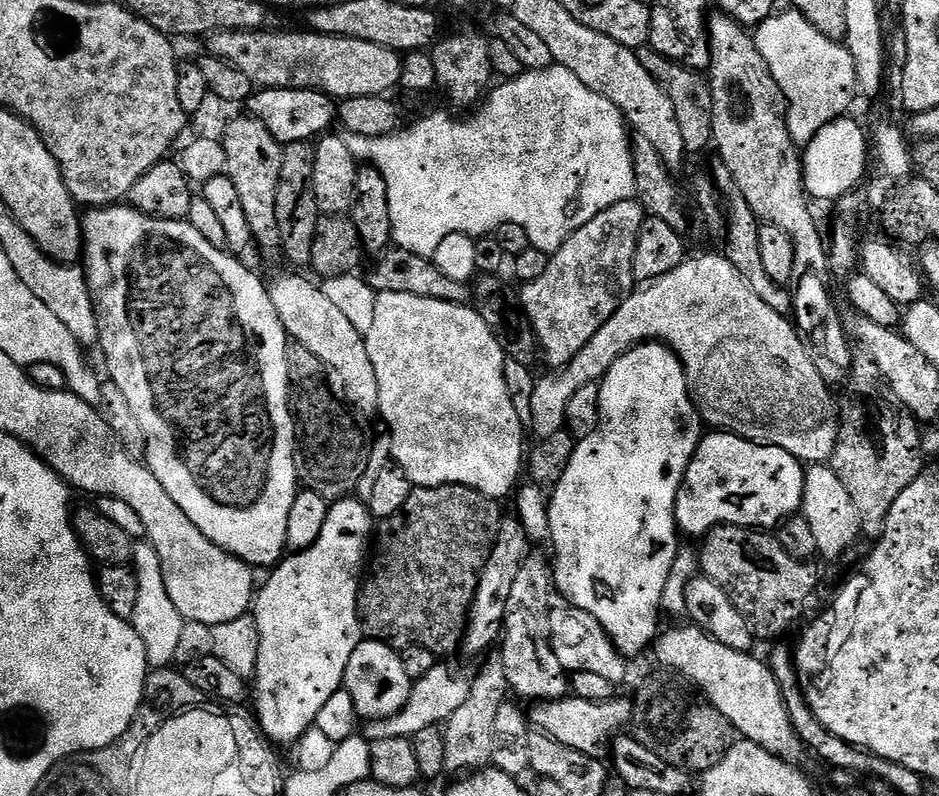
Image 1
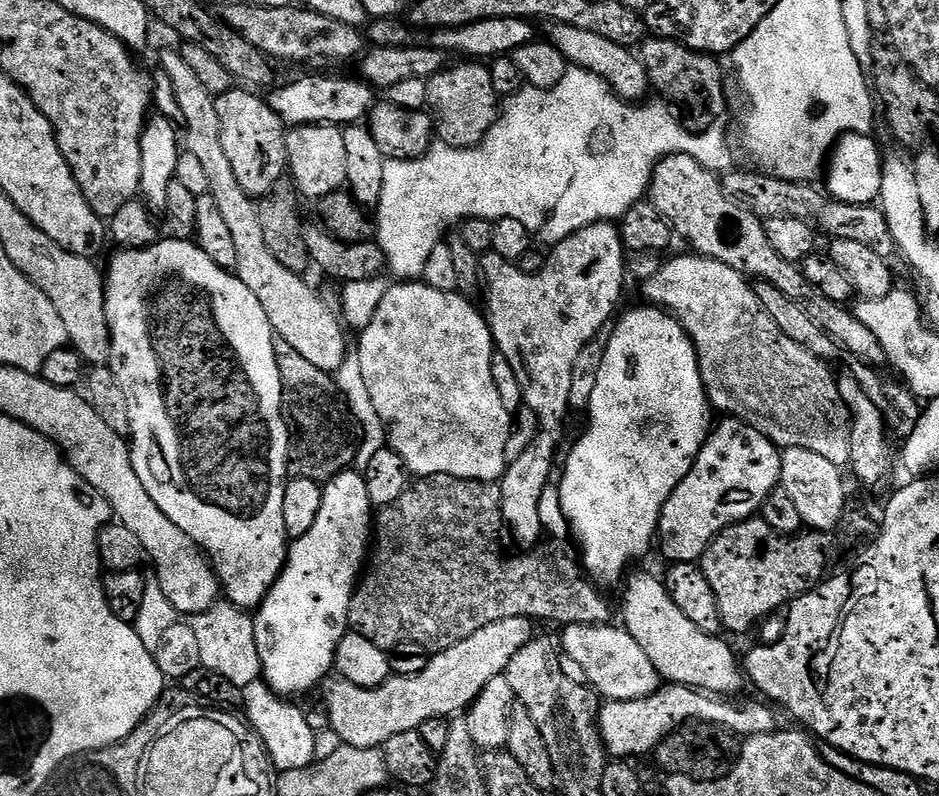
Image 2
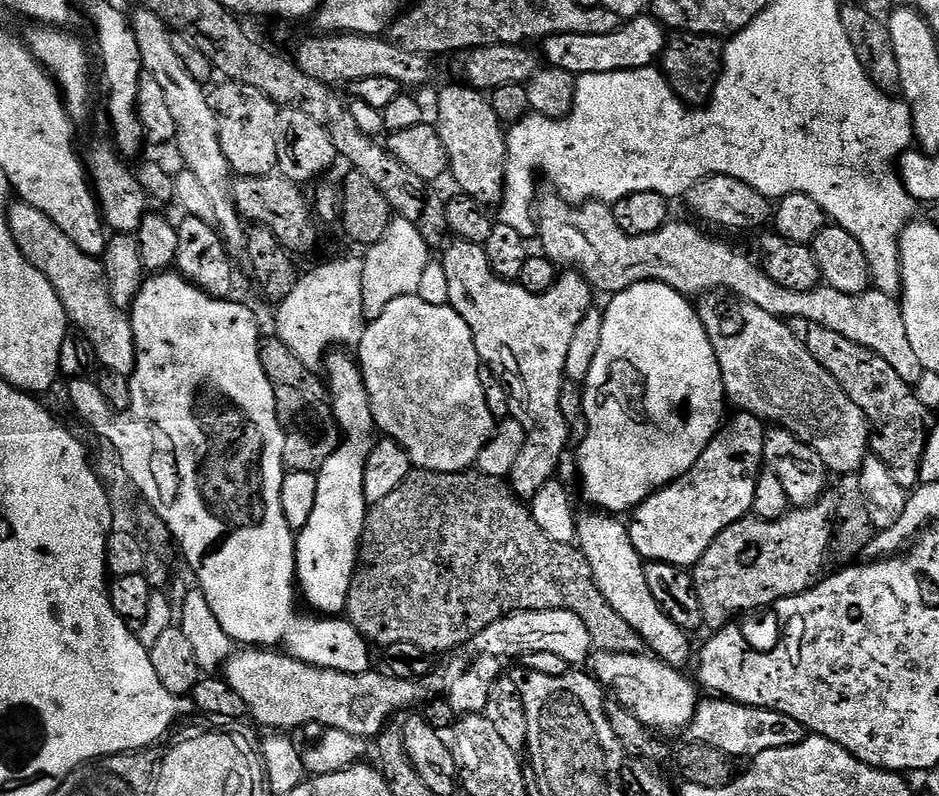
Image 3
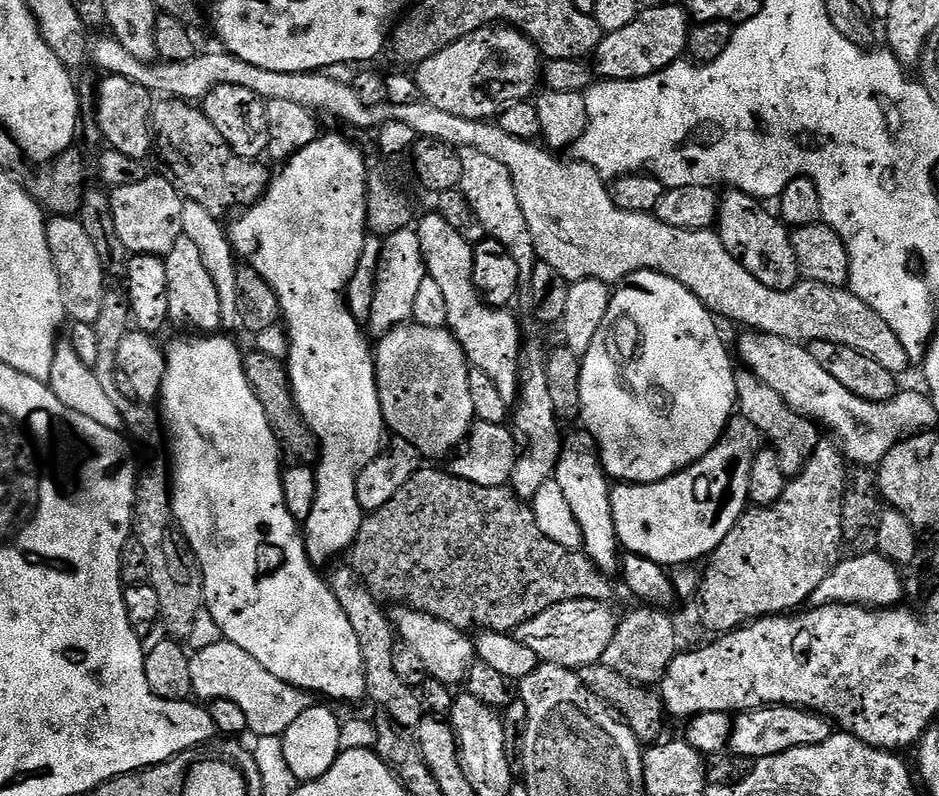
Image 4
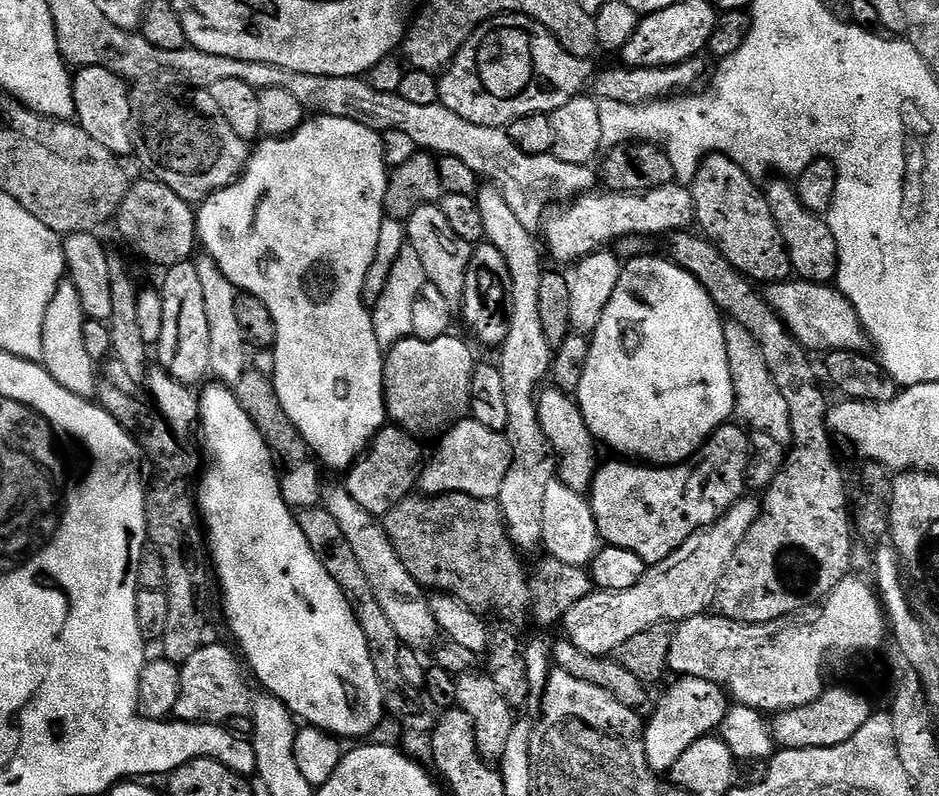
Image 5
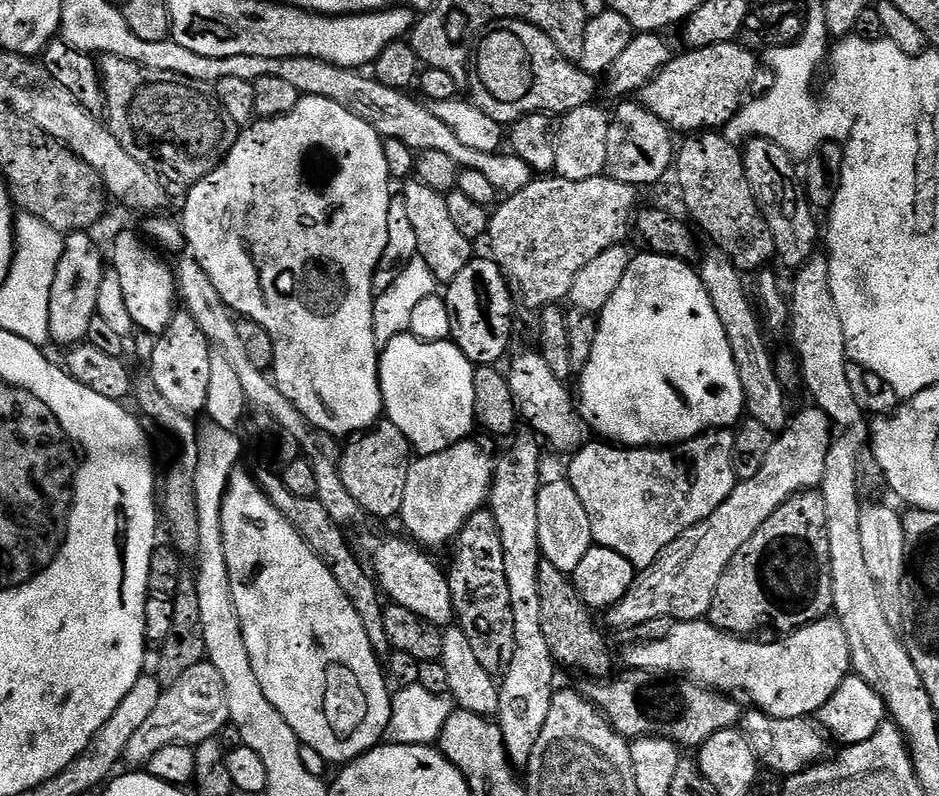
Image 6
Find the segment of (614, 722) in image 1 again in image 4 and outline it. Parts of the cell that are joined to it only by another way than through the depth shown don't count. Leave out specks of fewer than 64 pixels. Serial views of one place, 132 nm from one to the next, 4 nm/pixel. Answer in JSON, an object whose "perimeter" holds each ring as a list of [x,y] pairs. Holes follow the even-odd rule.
{"perimeter":[[[765,706],[739,713],[733,719],[730,748],[737,756],[757,761],[764,756],[782,754],[786,750],[821,744],[833,734],[833,721],[818,712],[809,712],[807,708],[791,706]]]}

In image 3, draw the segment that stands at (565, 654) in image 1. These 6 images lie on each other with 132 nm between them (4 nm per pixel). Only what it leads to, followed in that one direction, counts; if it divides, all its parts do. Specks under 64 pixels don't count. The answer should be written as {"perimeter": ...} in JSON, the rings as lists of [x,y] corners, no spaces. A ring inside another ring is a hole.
{"perimeter":[[[593,651],[590,657],[590,672],[591,675],[595,676],[605,693],[612,695],[613,692],[616,695],[613,696],[615,703],[626,706],[626,710],[633,712],[647,728],[653,730],[664,730],[660,728],[666,728],[670,732],[674,731],[675,728],[684,730],[694,718],[698,703],[697,685],[691,679],[688,681],[683,676],[685,673],[681,669],[673,668],[672,665],[656,659],[651,654],[610,654],[609,652]]]}

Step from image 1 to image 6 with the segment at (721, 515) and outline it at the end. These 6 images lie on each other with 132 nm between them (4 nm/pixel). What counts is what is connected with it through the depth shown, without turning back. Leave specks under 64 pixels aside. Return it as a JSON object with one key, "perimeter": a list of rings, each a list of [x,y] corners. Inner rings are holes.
{"perimeter":[[[717,428],[703,432],[693,440],[686,440],[675,446],[659,448],[626,448],[611,442],[585,443],[571,457],[566,479],[569,486],[578,494],[582,506],[586,509],[586,518],[590,518],[592,539],[599,547],[609,548],[638,570],[650,567],[666,550],[666,546],[680,537],[686,530],[708,520],[722,502],[737,486],[734,470],[735,431]]]}

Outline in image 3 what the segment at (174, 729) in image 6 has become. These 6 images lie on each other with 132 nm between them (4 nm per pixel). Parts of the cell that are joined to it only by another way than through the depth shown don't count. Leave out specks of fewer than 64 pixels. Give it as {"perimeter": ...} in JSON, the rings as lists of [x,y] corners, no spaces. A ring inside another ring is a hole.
{"perimeter":[[[240,650],[229,657],[222,668],[223,679],[227,680],[230,686],[234,686],[234,690],[242,697],[242,702],[246,702],[248,716],[256,719],[264,727],[272,728],[268,730],[286,730],[282,728],[300,730],[307,724],[320,724],[323,729],[347,730],[349,734],[358,734],[365,738],[378,737],[390,724],[393,719],[391,716],[404,711],[407,713],[412,710],[407,708],[414,707],[416,703],[419,705],[429,695],[427,683],[399,680],[397,676],[381,672],[375,670],[339,672],[329,668],[319,668],[296,660],[280,650]]]}

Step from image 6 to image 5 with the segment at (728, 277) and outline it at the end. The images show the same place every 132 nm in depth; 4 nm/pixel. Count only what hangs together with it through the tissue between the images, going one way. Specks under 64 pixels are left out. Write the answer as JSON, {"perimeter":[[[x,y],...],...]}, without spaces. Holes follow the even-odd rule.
{"perimeter":[[[725,319],[724,337],[726,338],[726,358],[730,362],[730,378],[734,382],[736,395],[735,415],[741,416],[739,419],[753,433],[761,432],[761,437],[781,446],[791,445],[794,440],[794,429],[790,418],[790,406],[786,406],[778,386],[774,386],[774,378],[770,378],[766,358],[762,358],[762,350],[758,350],[758,342],[754,342],[754,334],[738,326],[738,322]]]}

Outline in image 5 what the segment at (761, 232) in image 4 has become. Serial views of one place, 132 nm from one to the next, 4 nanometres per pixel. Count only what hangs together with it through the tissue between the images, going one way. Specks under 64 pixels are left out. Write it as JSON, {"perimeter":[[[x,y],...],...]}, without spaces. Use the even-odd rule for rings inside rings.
{"perimeter":[[[713,154],[700,163],[690,187],[699,231],[722,253],[726,262],[730,262],[730,266],[737,268],[749,280],[767,286],[789,279],[793,271],[788,251],[782,242],[782,234],[778,230],[778,222],[774,222],[774,214],[770,214],[770,206],[766,202],[761,185],[756,184],[759,183],[748,176],[742,166],[738,166],[730,158]]]}

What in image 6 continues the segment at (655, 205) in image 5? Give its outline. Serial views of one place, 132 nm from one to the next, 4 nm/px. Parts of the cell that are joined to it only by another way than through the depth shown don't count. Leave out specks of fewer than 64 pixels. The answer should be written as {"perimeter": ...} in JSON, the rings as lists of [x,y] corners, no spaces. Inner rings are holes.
{"perimeter":[[[548,174],[543,178],[533,178],[522,190],[501,199],[488,221],[486,244],[492,247],[491,259],[503,270],[509,285],[518,293],[519,303],[521,300],[526,307],[539,310],[567,301],[578,270],[582,270],[586,262],[598,258],[602,250],[610,250],[615,244],[629,239],[630,225],[638,211],[636,196],[637,188],[614,182],[607,174],[586,178],[582,182]]]}

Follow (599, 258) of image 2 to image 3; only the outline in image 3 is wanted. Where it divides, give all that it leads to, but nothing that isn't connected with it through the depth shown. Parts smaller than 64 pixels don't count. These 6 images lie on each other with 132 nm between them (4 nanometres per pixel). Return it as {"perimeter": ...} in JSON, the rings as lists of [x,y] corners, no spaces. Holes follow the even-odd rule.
{"perimeter":[[[453,239],[443,249],[442,261],[449,282],[448,304],[462,318],[474,334],[474,342],[481,361],[493,371],[495,379],[508,389],[511,419],[517,420],[526,430],[526,446],[514,462],[510,483],[514,494],[521,500],[530,502],[546,486],[546,482],[557,479],[556,471],[560,468],[560,459],[564,451],[570,448],[566,418],[562,418],[560,403],[562,390],[566,383],[566,354],[570,351],[570,342],[574,332],[586,314],[593,311],[592,296],[594,289],[579,272],[568,270],[557,279],[556,285],[542,294],[530,294],[519,282],[501,280],[500,275],[492,269],[490,258],[484,245],[471,244],[465,240]]]}

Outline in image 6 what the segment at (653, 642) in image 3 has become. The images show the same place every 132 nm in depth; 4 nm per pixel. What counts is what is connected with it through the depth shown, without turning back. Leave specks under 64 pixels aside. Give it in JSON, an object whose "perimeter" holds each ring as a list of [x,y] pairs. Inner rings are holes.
{"perimeter":[[[532,350],[532,352],[524,352],[521,356],[513,355],[512,369],[507,369],[506,375],[508,378],[508,385],[516,399],[516,411],[521,417],[528,419],[528,424],[533,433],[539,434],[545,441],[549,440],[554,447],[560,452],[568,452],[567,454],[574,454],[580,448],[583,448],[586,443],[586,425],[578,411],[577,401],[568,393],[569,385],[565,381],[554,378],[554,373],[550,371],[550,366],[546,366],[546,358],[542,358],[539,351]]]}

